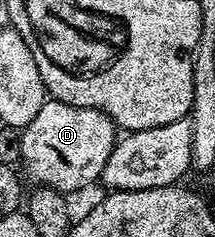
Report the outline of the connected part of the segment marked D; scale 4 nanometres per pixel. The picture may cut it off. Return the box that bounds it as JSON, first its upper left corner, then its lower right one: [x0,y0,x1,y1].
[20,99,118,194]

